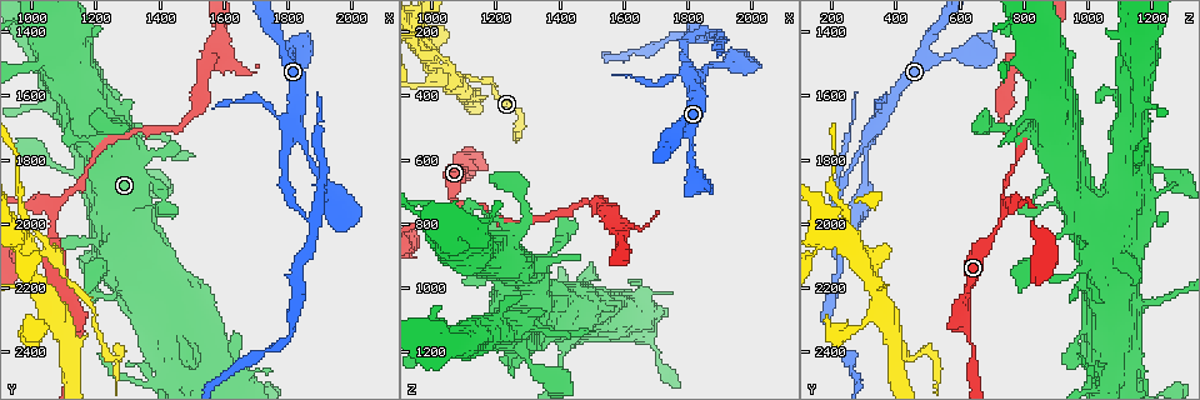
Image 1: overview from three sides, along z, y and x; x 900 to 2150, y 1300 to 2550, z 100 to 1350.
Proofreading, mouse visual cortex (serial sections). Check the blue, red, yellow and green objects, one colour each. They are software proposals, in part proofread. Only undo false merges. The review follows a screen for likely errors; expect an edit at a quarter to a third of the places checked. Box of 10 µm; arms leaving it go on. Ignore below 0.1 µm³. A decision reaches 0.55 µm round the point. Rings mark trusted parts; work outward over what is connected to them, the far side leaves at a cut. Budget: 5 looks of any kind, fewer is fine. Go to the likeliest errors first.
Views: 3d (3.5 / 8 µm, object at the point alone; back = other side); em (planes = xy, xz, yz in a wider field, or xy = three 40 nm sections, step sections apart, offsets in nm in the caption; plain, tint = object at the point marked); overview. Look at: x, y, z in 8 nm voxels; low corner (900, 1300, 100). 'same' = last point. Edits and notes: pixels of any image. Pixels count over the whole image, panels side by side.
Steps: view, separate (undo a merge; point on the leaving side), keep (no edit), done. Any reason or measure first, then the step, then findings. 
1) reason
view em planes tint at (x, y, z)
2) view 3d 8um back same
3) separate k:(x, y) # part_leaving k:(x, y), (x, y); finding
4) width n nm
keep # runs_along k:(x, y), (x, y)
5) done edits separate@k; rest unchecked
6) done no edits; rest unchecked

sharp bend
view 3d 3.5um at (980, 2000, 240)

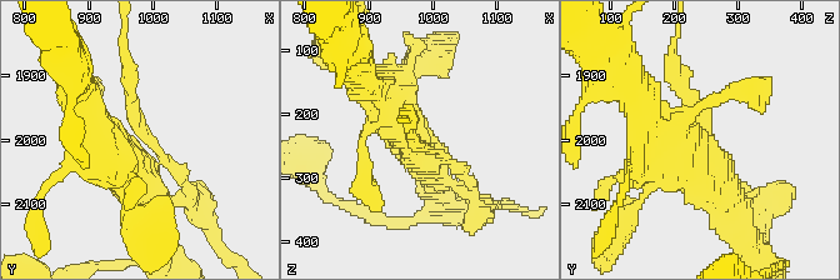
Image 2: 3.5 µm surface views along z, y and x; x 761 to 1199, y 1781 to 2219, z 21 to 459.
arm_widths 200, 500 nm
view em xy step 5 tint at (980, 1990, 240)

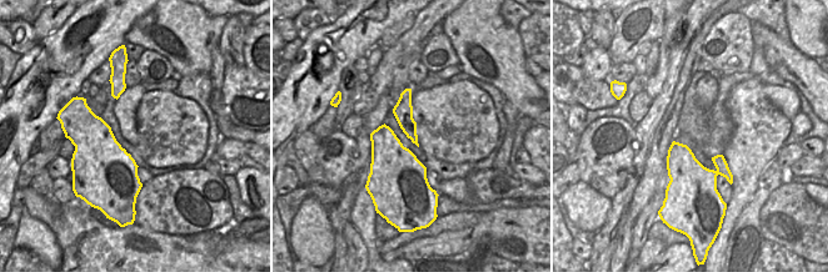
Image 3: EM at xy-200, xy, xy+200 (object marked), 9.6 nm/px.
separate 2:(683, 133) # part_leaving 2:(743, 200), (743, 231), (759, 261); a second cell is stuck on

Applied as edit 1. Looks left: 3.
narrows sharply
view 3d 8um at (1120, 2170, 340)

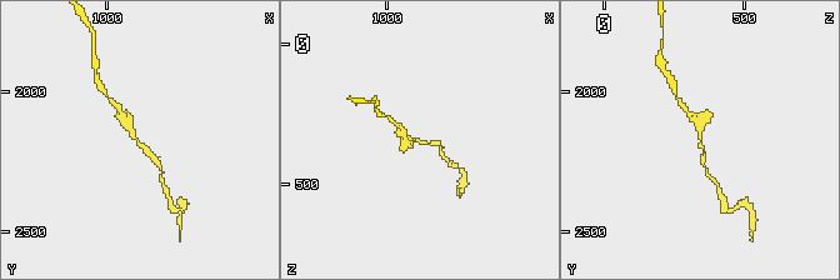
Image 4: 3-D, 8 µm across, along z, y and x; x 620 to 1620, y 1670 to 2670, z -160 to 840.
view em xy step 5 tint same

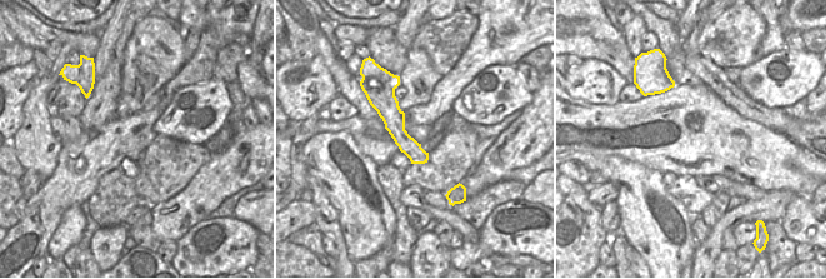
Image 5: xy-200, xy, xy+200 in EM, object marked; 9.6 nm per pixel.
keep # runs_along 4:(161, 168), (138, 144), (120, 111); all the same cell

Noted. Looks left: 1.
done edits separate@2; rest unchecked

